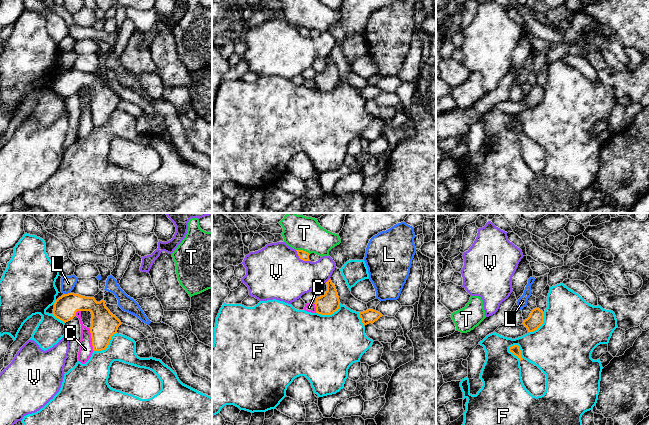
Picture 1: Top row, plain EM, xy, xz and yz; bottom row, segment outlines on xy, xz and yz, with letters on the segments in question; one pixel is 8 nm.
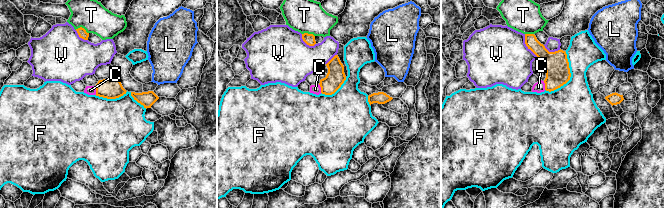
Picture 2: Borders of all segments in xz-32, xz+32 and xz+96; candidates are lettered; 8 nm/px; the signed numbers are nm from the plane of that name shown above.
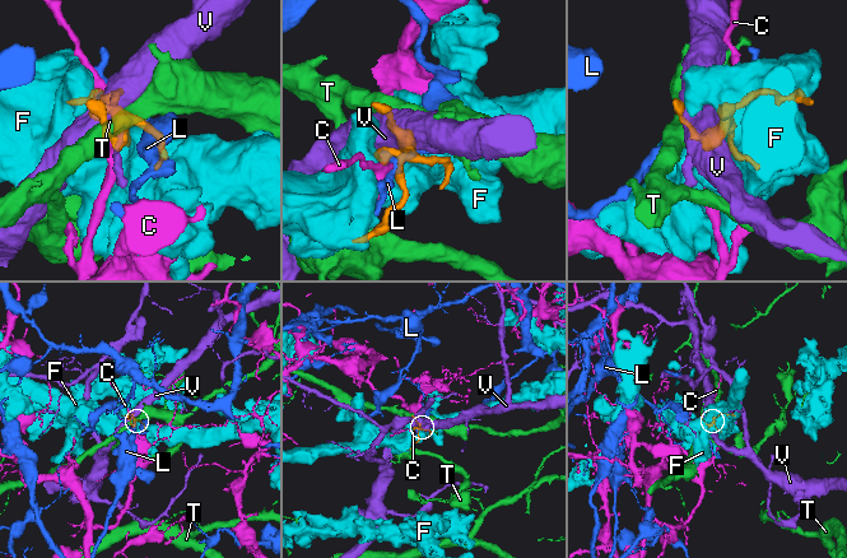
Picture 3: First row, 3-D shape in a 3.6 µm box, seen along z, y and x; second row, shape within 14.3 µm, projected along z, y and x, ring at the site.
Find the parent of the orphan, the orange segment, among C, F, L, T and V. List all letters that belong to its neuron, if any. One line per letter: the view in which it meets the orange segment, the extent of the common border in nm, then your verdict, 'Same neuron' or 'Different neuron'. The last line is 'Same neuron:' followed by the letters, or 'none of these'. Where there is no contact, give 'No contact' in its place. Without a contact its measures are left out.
C: Touches orange in xy. Shared border 180 nm. Different neuron
F: Touches orange in yz. Shared border 150 nm. Same neuron
L: Touches orange in xy. Shared border 50 nm. Different neuron
T: Touches orange in xz. Shared border 120 nm. Different neuron
V: Touches orange in xz. Shared border 140 nm. Different neuron
Same neuron: F

